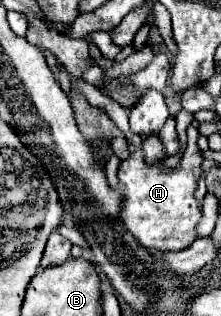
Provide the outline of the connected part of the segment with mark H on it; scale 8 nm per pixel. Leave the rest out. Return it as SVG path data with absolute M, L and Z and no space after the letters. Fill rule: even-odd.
M83 79L77 81L77 87L92 106L106 110L111 120L127 136L129 143L136 147L135 152L131 152L131 156L127 160L123 160L119 166L119 182L123 184L121 222L125 224L125 228L149 250L179 252L179 250L189 248L189 244L197 238L195 226L201 220L201 204L195 200L195 190L197 190L197 182L201 178L203 152L197 146L195 126L187 128L187 148L181 156L181 162L173 170L161 162L151 166L151 164L145 164L142 138L130 130L127 111ZM193 164L197 164L197 180L193 176Z

